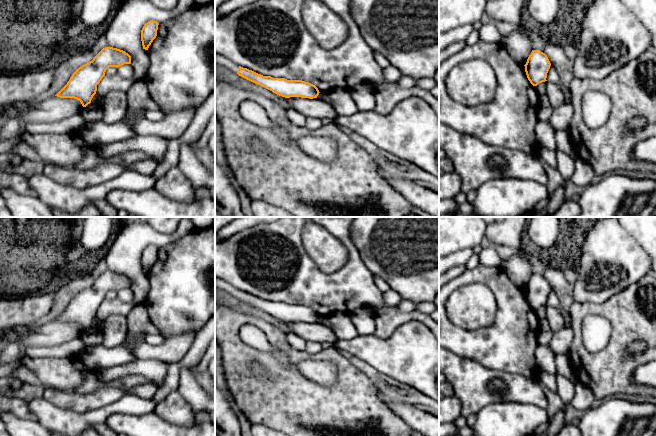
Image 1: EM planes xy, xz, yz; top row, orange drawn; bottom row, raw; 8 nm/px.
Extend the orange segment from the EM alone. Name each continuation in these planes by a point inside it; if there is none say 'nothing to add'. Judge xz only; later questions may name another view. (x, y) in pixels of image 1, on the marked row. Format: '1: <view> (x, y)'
1: xz (220, 60)

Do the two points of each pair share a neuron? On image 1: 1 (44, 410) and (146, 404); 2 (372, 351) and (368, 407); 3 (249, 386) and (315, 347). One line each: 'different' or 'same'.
1: same
2: different
3: different

